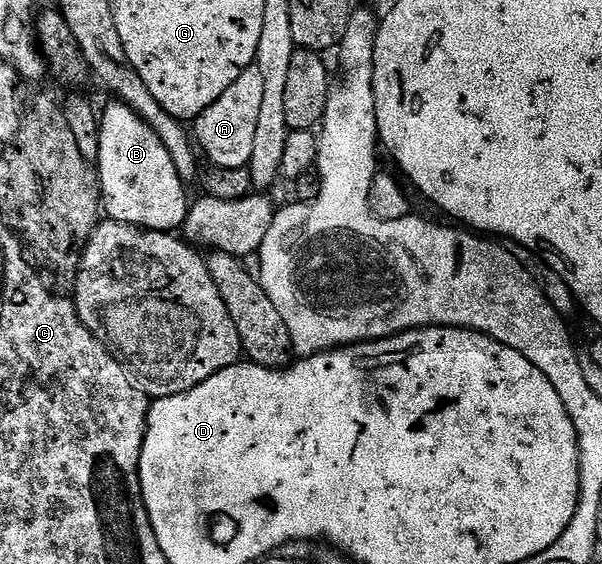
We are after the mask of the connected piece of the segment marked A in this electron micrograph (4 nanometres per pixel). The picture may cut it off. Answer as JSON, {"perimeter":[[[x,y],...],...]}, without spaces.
{"perimeter":[[[254,65],[247,67],[242,77],[238,77],[238,81],[234,81],[234,85],[230,85],[230,89],[226,89],[226,93],[222,93],[222,97],[218,97],[214,105],[210,105],[210,109],[206,109],[195,119],[195,142],[203,158],[205,155],[211,166],[222,169],[247,167],[250,153],[254,150],[254,133],[258,130],[258,116],[262,110],[265,86],[262,69]]]}

